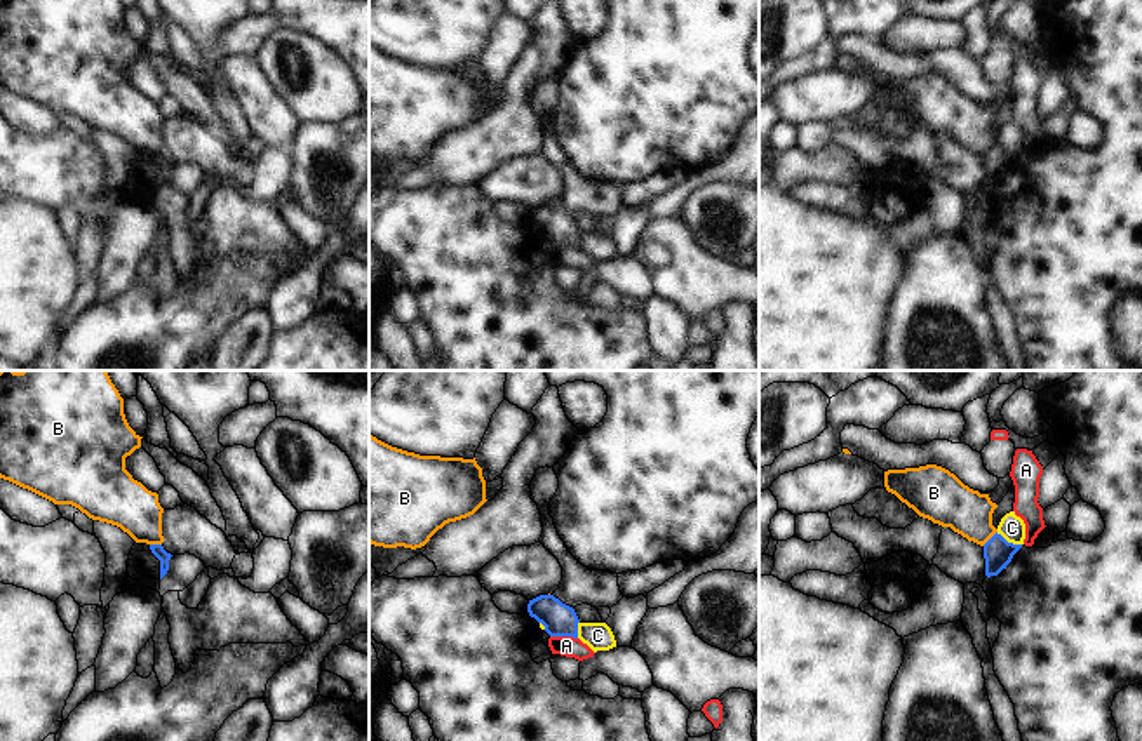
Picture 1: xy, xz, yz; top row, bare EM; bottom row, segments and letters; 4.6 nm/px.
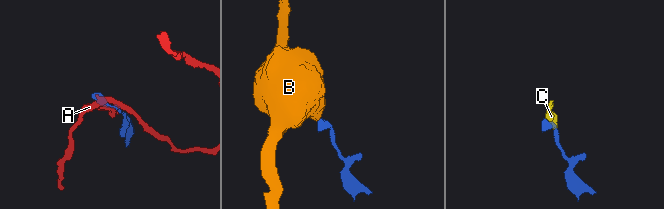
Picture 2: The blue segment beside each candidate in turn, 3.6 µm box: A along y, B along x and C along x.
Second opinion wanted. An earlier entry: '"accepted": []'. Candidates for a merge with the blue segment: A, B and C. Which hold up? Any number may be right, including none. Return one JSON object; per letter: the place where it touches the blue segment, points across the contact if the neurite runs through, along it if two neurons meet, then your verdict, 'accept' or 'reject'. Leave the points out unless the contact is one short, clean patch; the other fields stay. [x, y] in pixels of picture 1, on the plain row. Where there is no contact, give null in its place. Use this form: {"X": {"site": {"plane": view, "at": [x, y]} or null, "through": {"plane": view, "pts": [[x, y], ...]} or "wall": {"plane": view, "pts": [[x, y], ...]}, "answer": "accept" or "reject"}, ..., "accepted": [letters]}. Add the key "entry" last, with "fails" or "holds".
{"A": {"site": {"plane": "xz", "at": [564, 246]}, "answer": "reject"}, "B": {"site": {"plane": "yz", "at": [991, 148]}, "wall": {"plane": "yz", "pts": [[996, 141], [982, 155]]}, "answer": "reject"}, "C": {"site": {"plane": "yz", "at": [1007, 152]}, "wall": {"plane": "yz", "pts": [[996, 143], [1021, 155]]}, "answer": "reject"}, "accepted": [], "entry": "holds"}

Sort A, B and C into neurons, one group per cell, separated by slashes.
A / B / C

